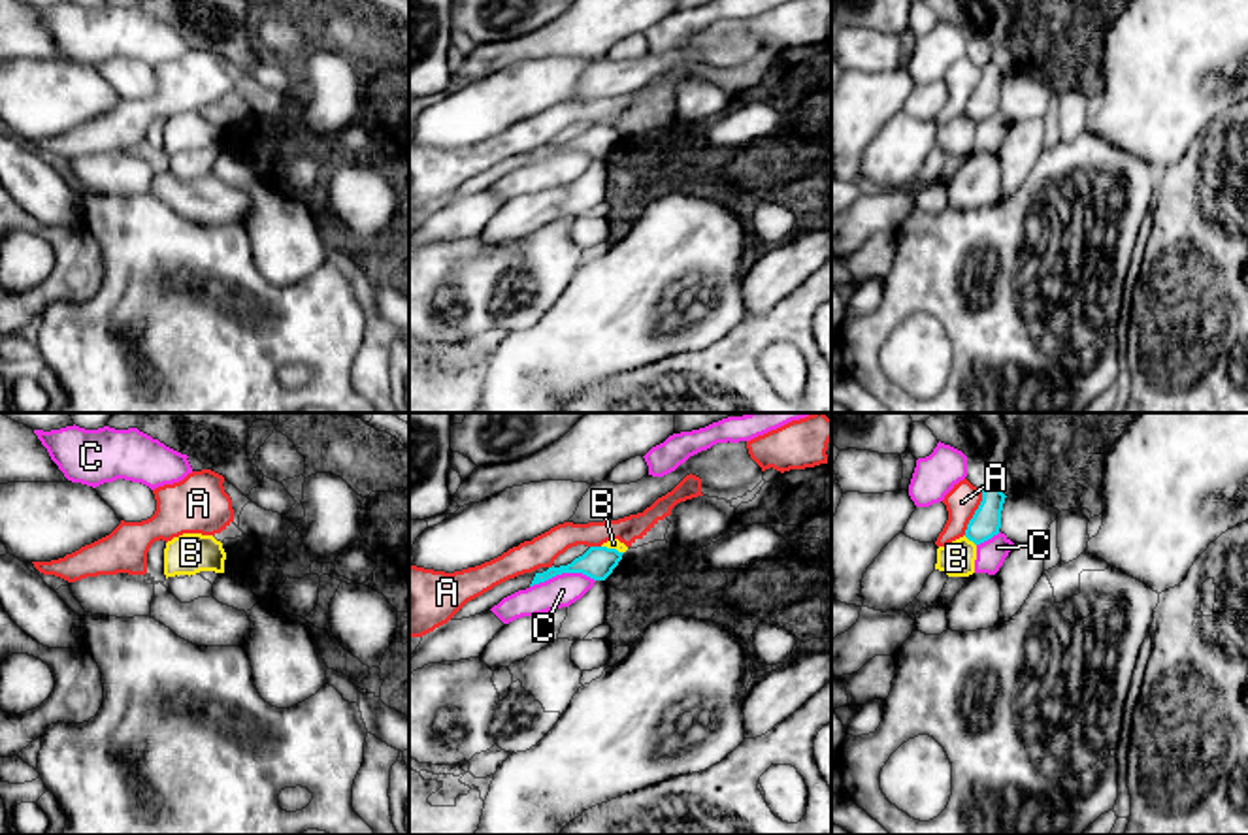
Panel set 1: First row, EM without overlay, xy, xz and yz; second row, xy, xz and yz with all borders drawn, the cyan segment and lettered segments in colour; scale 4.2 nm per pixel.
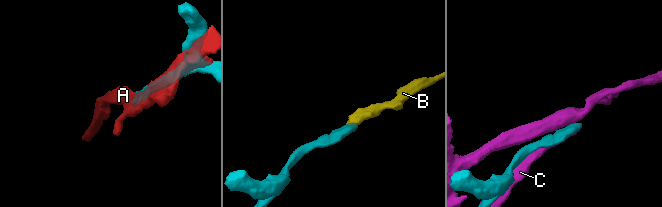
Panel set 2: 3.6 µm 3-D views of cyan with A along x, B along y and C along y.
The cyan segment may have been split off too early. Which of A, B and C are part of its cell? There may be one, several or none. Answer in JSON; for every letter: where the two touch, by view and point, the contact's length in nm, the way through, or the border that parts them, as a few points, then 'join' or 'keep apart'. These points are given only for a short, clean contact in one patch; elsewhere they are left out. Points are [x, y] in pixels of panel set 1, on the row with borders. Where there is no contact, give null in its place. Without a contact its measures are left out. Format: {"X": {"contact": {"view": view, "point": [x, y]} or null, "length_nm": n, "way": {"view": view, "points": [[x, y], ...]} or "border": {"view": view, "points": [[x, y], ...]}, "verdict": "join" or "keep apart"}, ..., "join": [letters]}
{"A": {"contact": {"view": "yz", "point": [975, 513]}, "length_nm": 200, "verdict": "keep apart"}, "B": {"contact": {"view": "yz", "point": [969, 540]}, "length_nm": 70, "border": {"view": "yz", "points": [[964, 536], [975, 545]]}, "verdict": "keep apart"}, "C": {"contact": {"view": "xz", "point": [562, 572]}, "length_nm": 280, "verdict": "keep apart"}, "join": []}

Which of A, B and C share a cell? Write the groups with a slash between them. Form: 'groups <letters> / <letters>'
groups A / B / C

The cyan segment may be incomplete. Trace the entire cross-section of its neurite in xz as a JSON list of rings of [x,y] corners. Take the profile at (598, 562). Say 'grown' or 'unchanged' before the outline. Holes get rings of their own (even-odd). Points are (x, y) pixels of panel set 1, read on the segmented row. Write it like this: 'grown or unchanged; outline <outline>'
unchanged; outline [[[590,547],[583,556],[575,558],[567,565],[552,565],[543,573],[535,573],[530,586],[545,582],[562,573],[583,573],[594,581],[605,581],[622,560],[622,554],[624,552],[618,552],[616,548]]]

